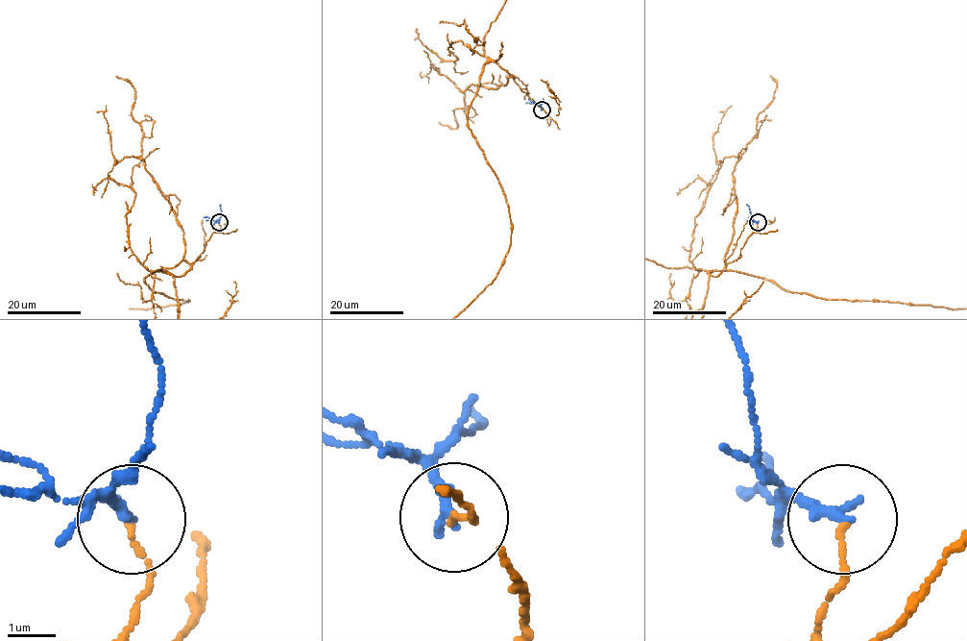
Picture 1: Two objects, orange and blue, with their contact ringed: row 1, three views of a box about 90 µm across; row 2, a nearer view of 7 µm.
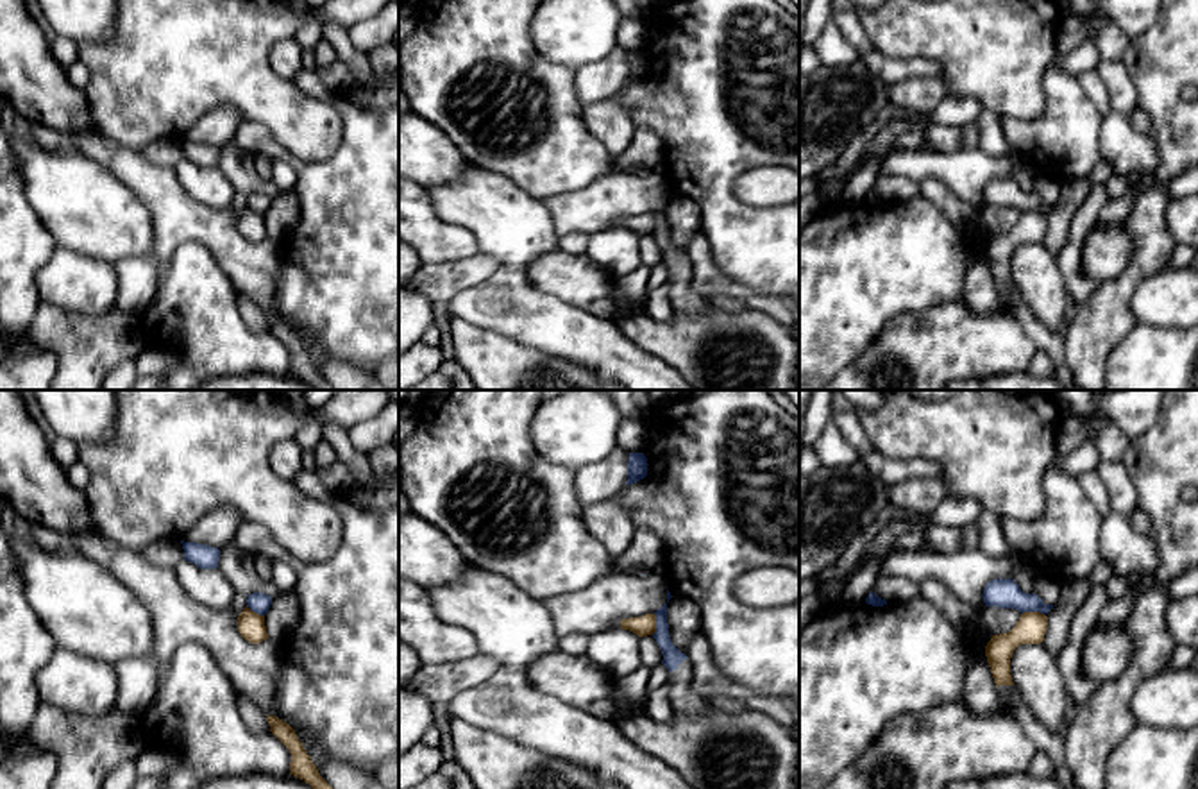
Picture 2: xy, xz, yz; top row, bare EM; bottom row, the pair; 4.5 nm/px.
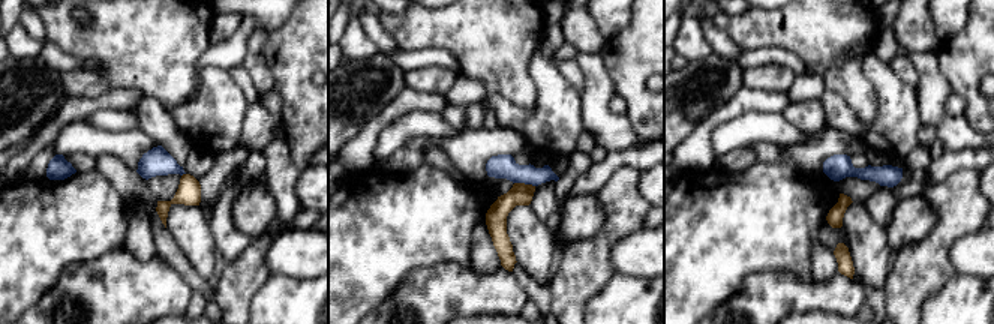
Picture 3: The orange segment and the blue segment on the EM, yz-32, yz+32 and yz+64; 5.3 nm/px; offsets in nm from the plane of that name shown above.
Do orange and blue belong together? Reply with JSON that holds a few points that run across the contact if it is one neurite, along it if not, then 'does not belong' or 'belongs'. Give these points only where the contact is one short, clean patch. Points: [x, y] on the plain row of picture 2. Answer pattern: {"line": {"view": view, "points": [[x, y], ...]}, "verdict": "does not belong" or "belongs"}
{"line": {"view": "yz", "points": [[1021, 212], [1041, 212], [1045, 215]]}, "verdict": "does not belong"}

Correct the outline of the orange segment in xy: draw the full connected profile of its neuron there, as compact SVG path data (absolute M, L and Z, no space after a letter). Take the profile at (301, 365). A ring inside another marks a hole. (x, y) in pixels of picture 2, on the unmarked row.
M266 315L270 331L290 349L290 374L304 379L315 390L334 390L318 372L311 356L306 352L302 342L299 340L295 329L275 315Z

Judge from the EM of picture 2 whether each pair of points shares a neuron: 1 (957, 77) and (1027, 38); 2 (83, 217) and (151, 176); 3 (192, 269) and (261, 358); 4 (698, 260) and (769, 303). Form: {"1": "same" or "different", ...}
{"1": "same", "2": "different", "3": "same", "4": "same"}

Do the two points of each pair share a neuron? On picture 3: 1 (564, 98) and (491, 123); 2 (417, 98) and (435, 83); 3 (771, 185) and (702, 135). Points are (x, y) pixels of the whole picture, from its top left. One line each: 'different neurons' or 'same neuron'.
1: different neurons
2: different neurons
3: different neurons

